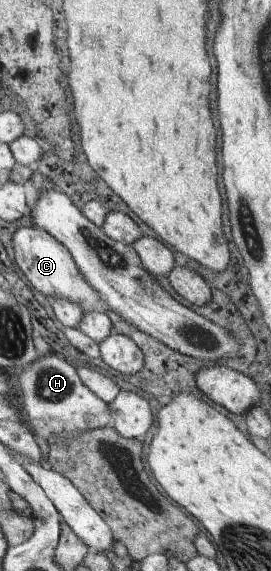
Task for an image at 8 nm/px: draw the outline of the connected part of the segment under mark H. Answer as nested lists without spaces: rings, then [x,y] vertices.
[[[54,352],[37,357],[32,364],[24,366],[16,387],[22,414],[33,434],[48,440],[50,436],[63,433],[74,435],[74,431],[86,432],[111,425],[109,403],[96,396],[78,376],[77,370]]]

